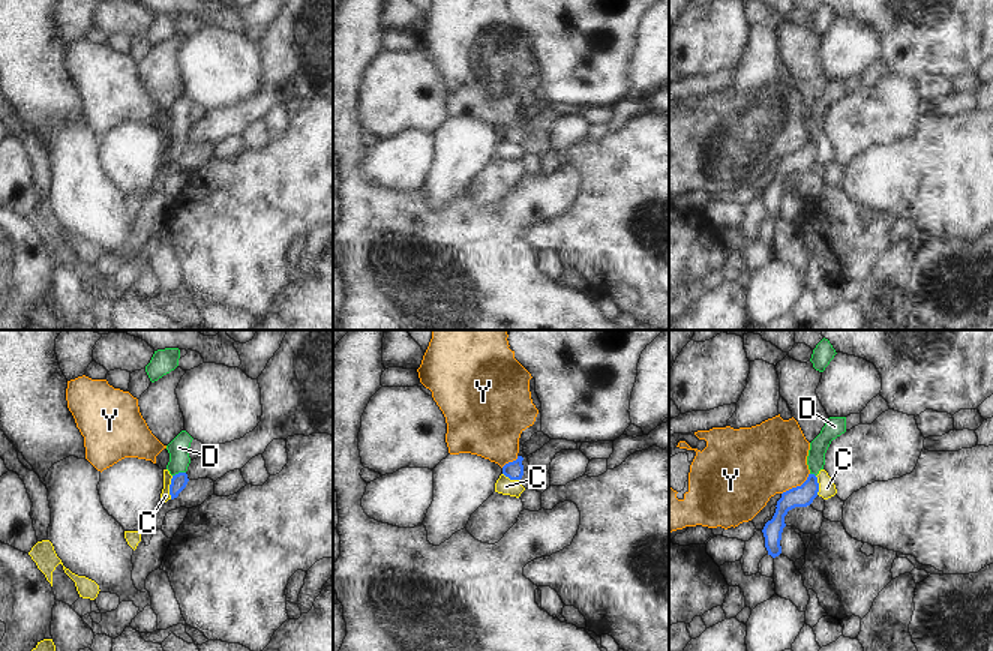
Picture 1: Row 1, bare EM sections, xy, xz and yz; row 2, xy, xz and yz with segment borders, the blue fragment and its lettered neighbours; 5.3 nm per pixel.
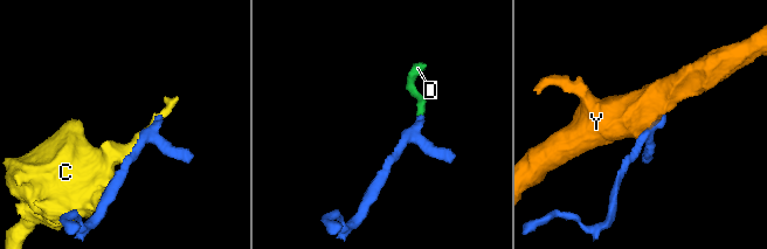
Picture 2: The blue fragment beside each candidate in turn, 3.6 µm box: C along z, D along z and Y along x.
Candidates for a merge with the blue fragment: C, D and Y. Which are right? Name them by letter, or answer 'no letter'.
D.

